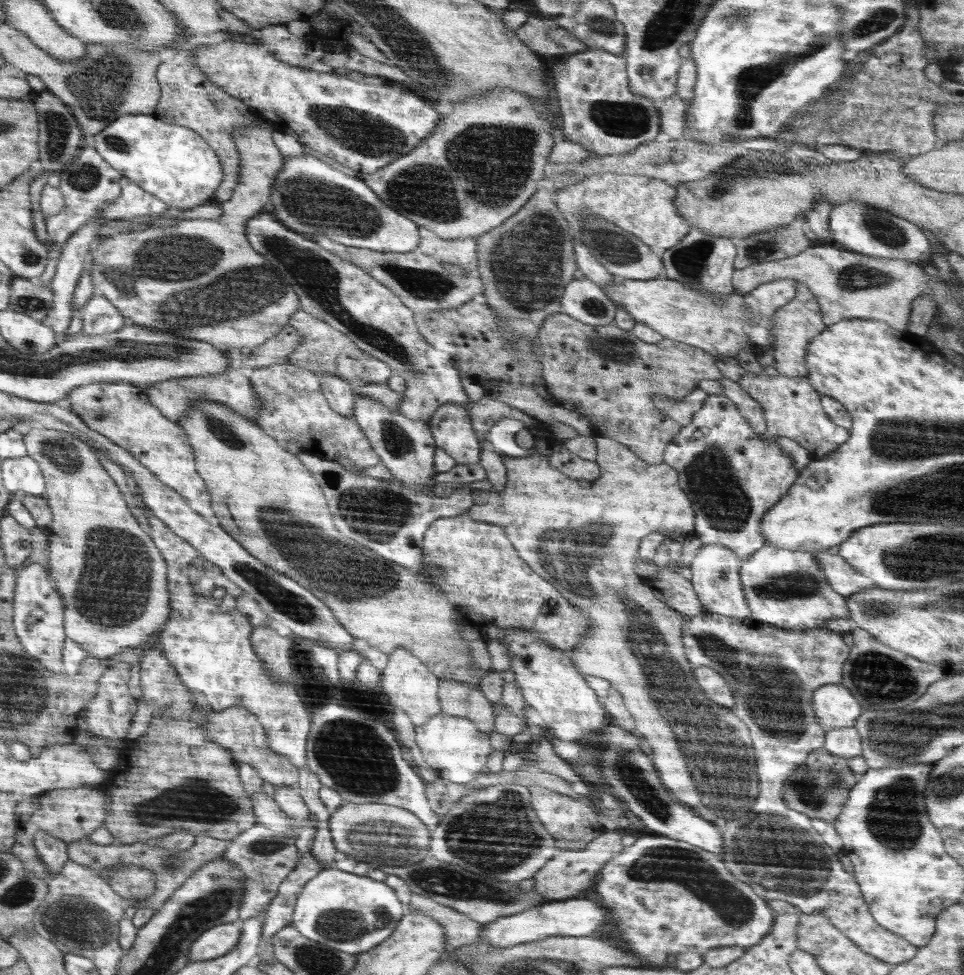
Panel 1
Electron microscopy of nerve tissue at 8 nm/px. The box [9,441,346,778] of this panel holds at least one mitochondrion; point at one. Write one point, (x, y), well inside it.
(114, 589)

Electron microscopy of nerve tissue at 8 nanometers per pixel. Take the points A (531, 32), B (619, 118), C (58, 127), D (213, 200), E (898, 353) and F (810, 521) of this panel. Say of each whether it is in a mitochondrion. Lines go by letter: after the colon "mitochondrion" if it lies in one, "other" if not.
A: other
B: mitochondrion
C: mitochondrion
D: other
E: other
F: other

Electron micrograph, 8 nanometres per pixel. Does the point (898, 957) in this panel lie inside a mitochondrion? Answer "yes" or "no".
no

